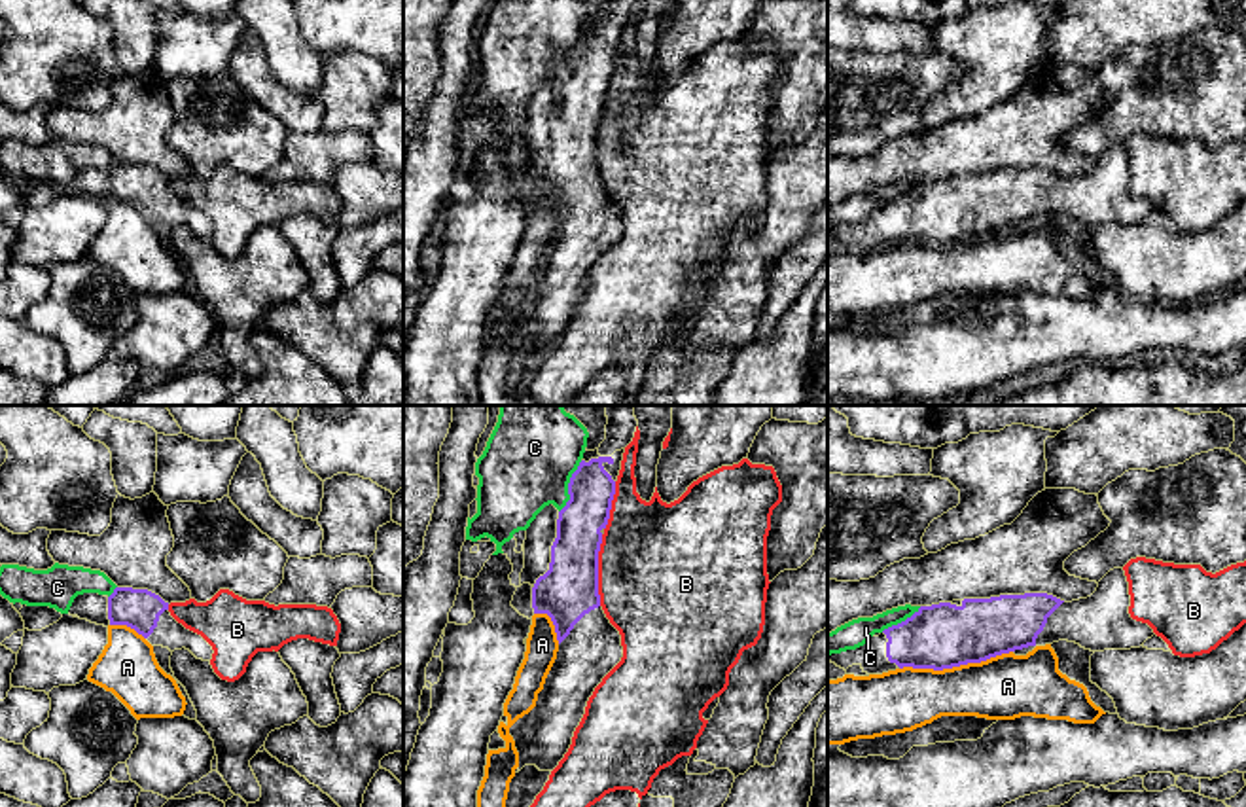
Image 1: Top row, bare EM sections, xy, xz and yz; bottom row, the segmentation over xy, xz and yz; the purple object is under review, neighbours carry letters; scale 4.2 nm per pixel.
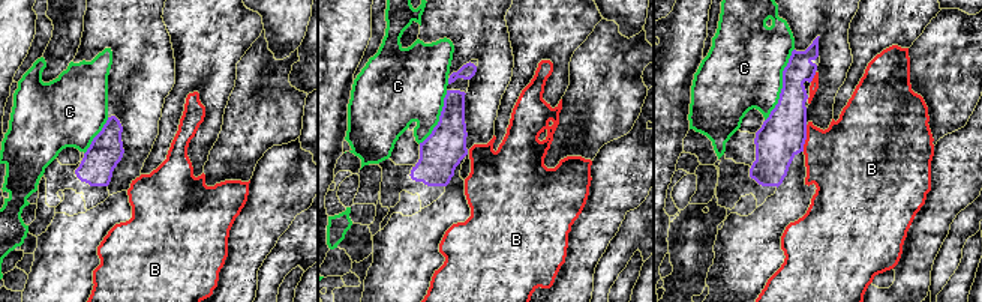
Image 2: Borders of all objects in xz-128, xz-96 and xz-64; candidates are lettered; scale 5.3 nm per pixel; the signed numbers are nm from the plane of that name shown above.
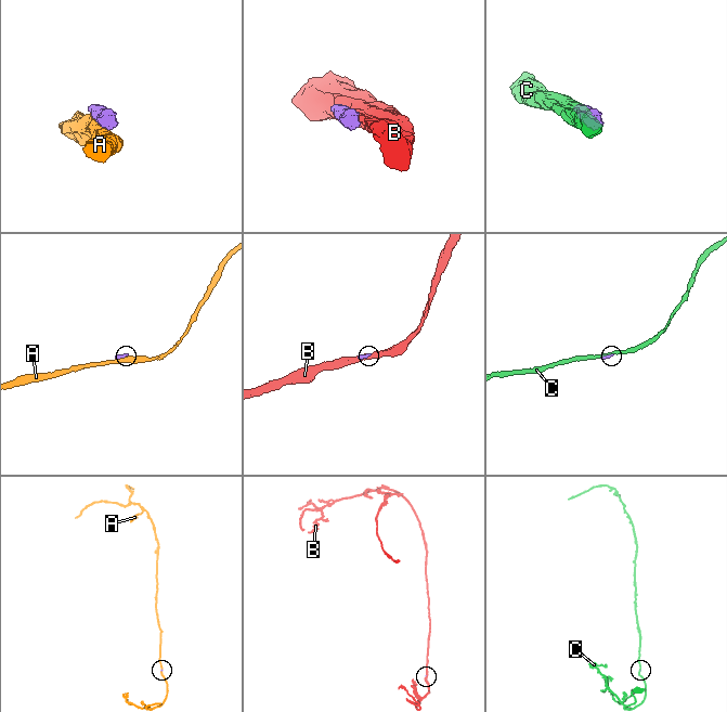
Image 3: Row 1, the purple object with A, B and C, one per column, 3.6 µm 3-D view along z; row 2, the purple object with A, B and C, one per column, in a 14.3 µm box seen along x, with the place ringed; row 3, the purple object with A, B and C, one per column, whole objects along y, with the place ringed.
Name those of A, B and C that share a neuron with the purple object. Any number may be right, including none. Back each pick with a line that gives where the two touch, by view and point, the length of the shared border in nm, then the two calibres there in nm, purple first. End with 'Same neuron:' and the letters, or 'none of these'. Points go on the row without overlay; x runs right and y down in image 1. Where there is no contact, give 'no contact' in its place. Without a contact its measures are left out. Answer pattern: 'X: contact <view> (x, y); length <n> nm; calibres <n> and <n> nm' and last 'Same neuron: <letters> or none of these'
Same neuron: none of these

